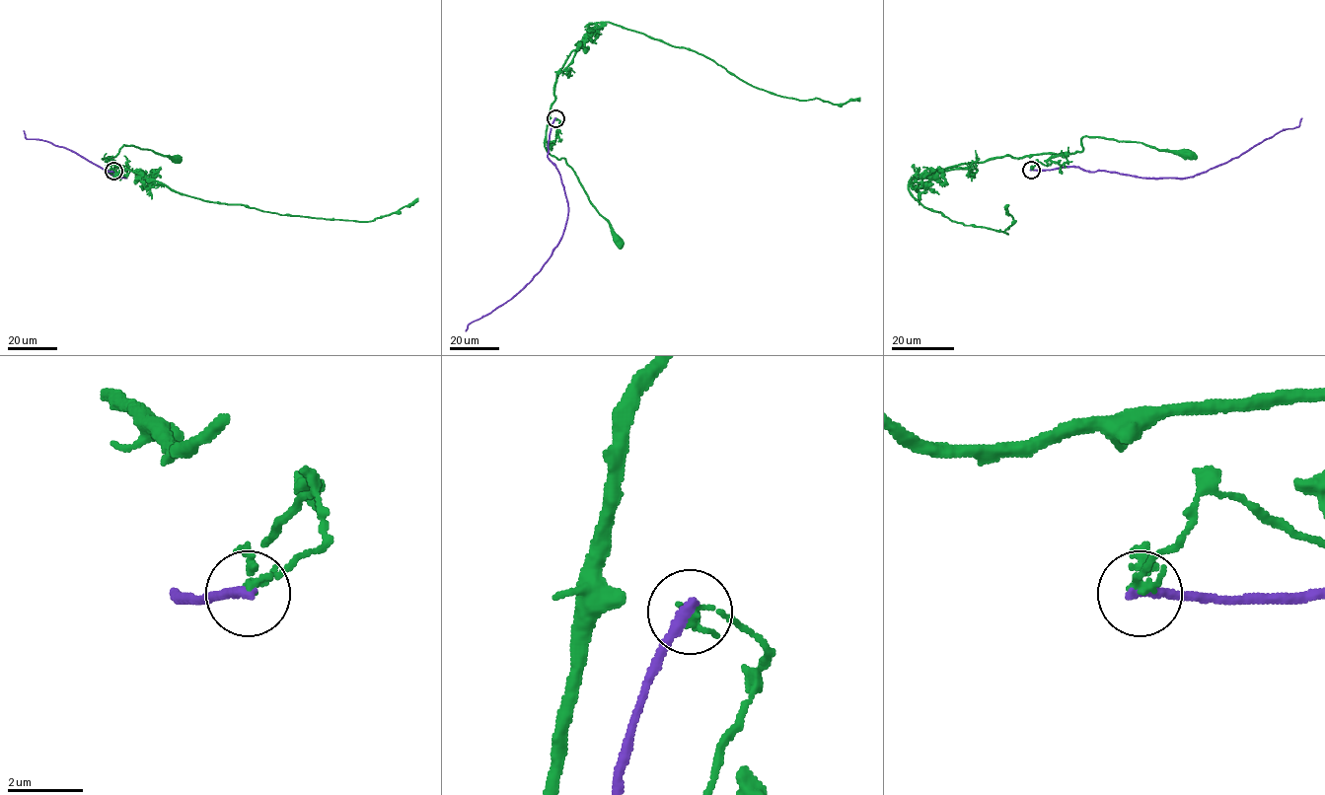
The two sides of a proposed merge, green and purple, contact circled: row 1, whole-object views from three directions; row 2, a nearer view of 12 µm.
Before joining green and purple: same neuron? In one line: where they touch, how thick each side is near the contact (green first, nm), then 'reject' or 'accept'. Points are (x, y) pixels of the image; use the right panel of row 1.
at (1031, 170); 280 nm thick on the green side, 320 nm on the other; reject

